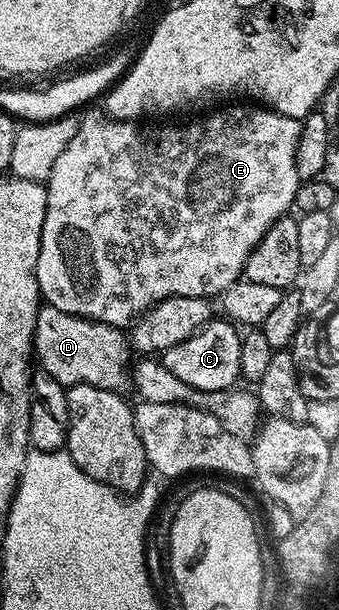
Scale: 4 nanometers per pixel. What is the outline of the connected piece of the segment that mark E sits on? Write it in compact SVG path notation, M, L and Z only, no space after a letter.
M263 105L244 106L248 107L224 107L221 111L212 111L189 123L168 121L165 122L168 123L165 127L147 127L147 122L144 121L114 119L104 113L88 115L84 120L81 118L70 145L66 145L66 149L58 153L54 169L50 169L50 177L46 181L46 217L40 234L40 252L36 266L36 280L43 302L64 313L124 329L163 299L175 295L216 297L231 283L237 282L243 276L246 261L258 241L262 241L269 229L293 210L302 182L298 177L296 164L301 120L286 117Z

